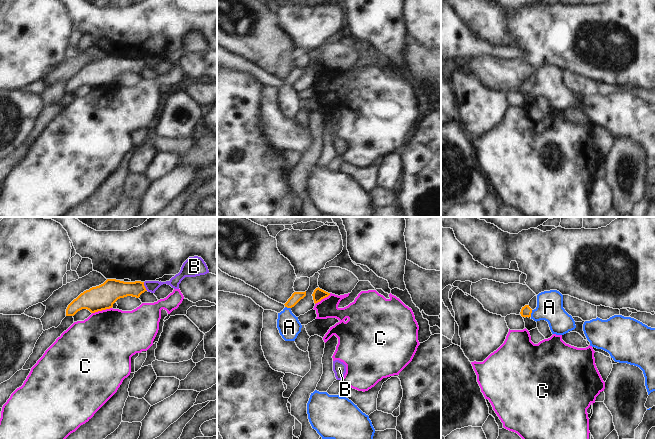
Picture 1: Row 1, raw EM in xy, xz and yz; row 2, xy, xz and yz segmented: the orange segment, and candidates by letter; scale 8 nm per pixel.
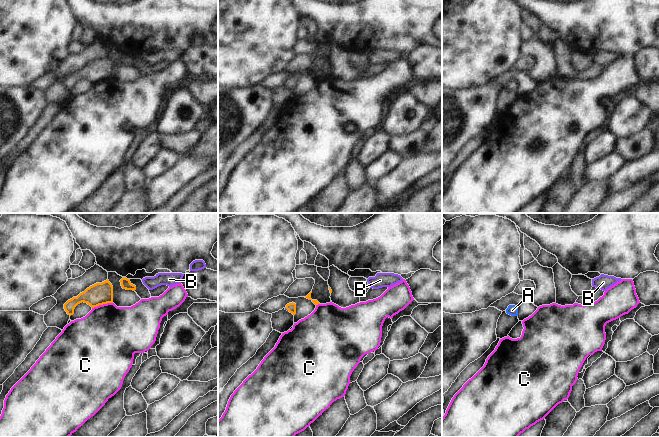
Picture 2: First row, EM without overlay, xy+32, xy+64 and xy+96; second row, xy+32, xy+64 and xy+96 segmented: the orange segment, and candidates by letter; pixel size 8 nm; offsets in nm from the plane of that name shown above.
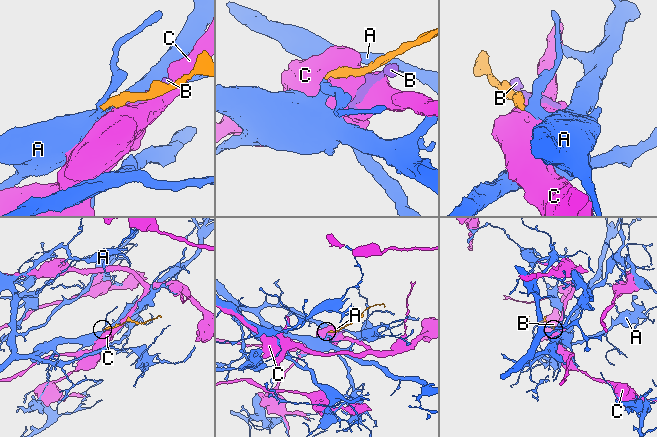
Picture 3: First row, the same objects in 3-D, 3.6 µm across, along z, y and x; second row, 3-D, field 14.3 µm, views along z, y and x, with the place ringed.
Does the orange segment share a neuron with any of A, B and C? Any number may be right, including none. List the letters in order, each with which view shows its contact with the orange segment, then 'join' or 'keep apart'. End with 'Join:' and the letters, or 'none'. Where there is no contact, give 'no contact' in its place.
A: yz | join
B: xy | keep apart
C: xy | keep apart
Join: A

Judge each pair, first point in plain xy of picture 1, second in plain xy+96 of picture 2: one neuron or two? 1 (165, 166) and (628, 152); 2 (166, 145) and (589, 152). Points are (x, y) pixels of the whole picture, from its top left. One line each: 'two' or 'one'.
1: two
2: two

